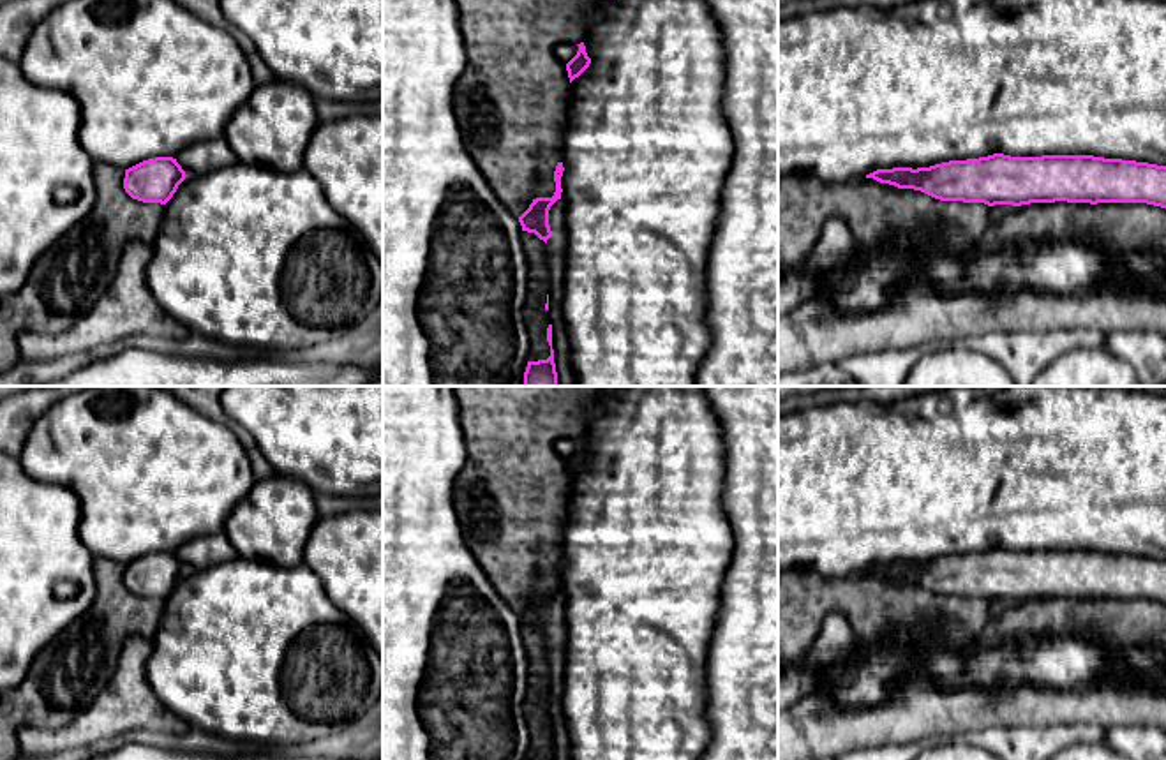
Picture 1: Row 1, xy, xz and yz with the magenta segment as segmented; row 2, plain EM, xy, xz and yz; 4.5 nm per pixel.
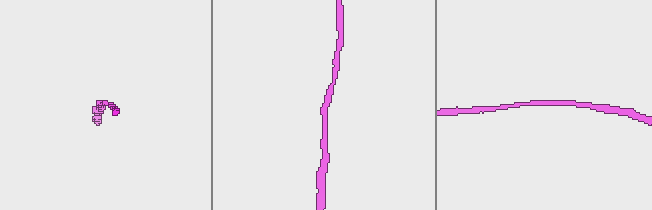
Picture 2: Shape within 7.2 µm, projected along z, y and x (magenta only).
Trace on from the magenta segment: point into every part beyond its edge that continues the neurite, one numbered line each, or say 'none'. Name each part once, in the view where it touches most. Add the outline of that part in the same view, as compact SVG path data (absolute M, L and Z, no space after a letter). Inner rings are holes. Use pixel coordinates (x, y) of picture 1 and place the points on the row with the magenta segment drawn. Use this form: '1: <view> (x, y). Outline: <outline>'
none

